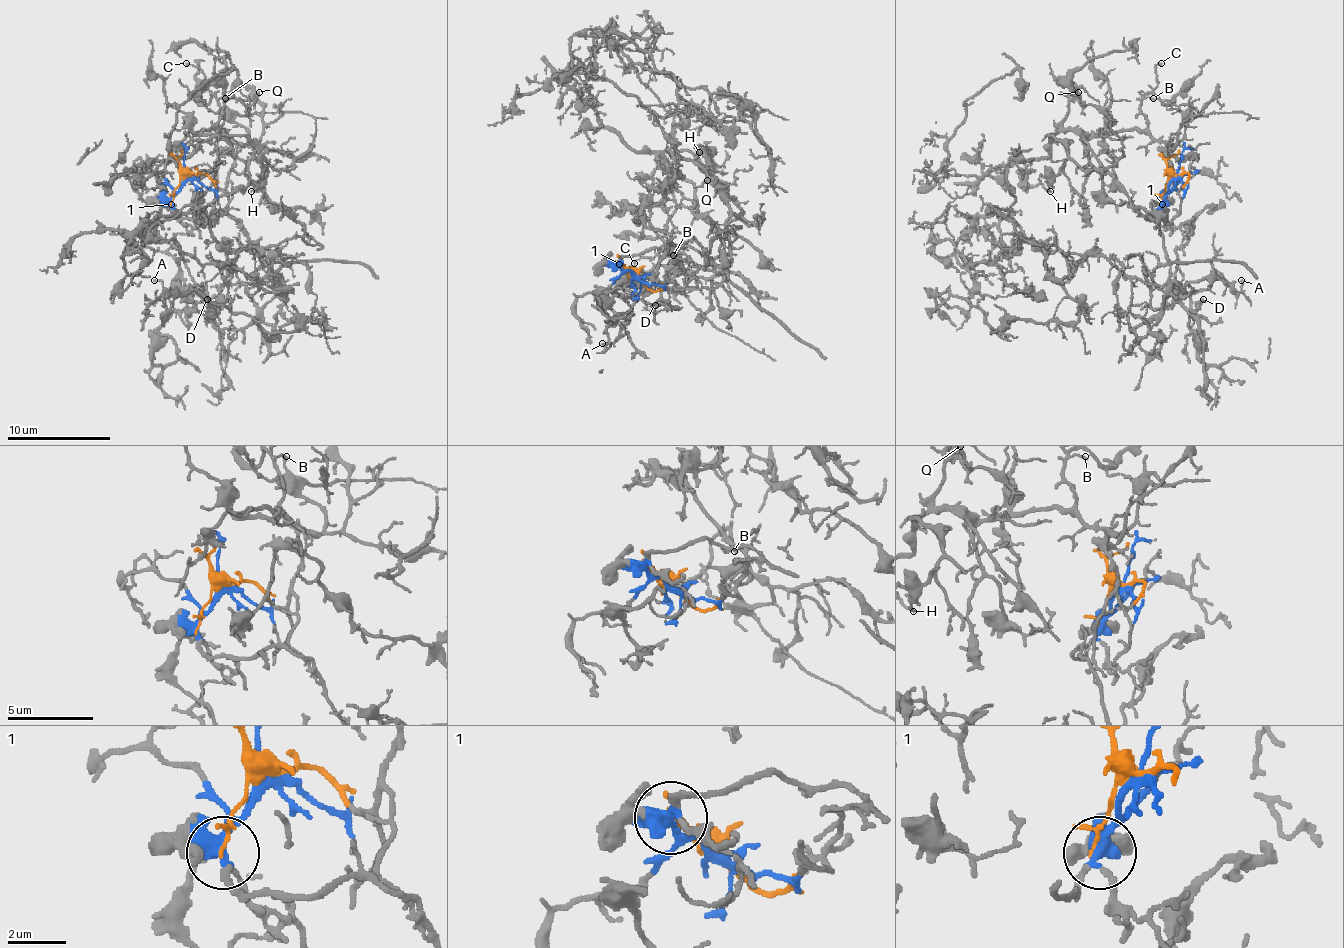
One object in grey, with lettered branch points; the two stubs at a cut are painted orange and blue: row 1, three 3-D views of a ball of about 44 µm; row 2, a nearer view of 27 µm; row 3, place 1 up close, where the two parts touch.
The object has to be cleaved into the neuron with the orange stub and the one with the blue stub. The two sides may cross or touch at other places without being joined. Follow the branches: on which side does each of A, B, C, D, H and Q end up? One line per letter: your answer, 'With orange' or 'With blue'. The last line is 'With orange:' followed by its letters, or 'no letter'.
A: With blue
B: With orange
C: With orange
D: With blue
H: With orange
Q: With orange
With orange: B, C, H, Q

